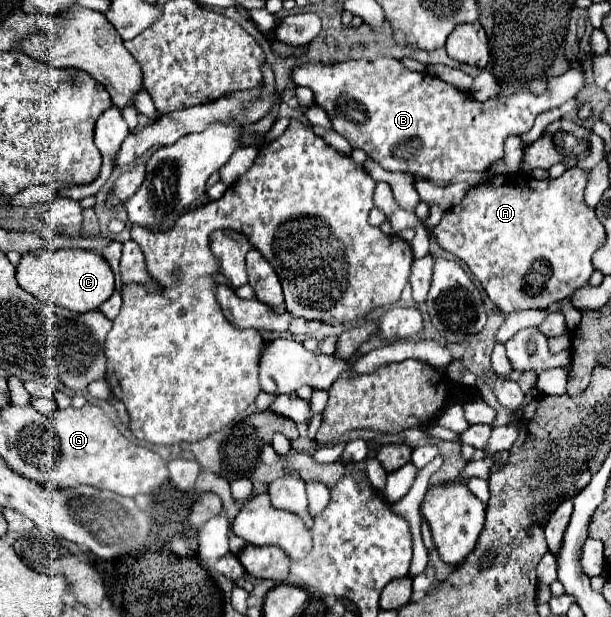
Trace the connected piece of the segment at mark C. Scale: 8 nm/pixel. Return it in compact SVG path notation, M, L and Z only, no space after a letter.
M42 248L22 254L16 266L16 282L22 290L42 302L54 302L72 312L90 312L106 302L114 292L114 272L98 252L86 250L50 250Z

